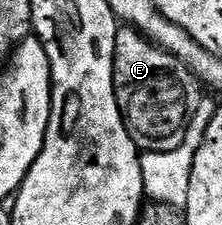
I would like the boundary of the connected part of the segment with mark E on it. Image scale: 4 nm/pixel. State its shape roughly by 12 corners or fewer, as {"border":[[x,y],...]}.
{"border":[[131,27],[114,87],[136,148],[169,153],[202,100],[195,74]]}

